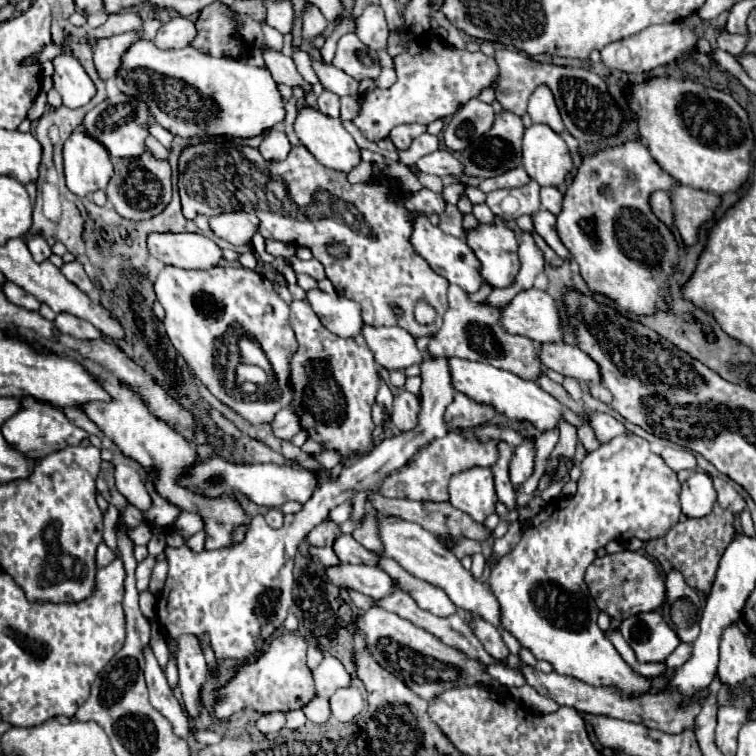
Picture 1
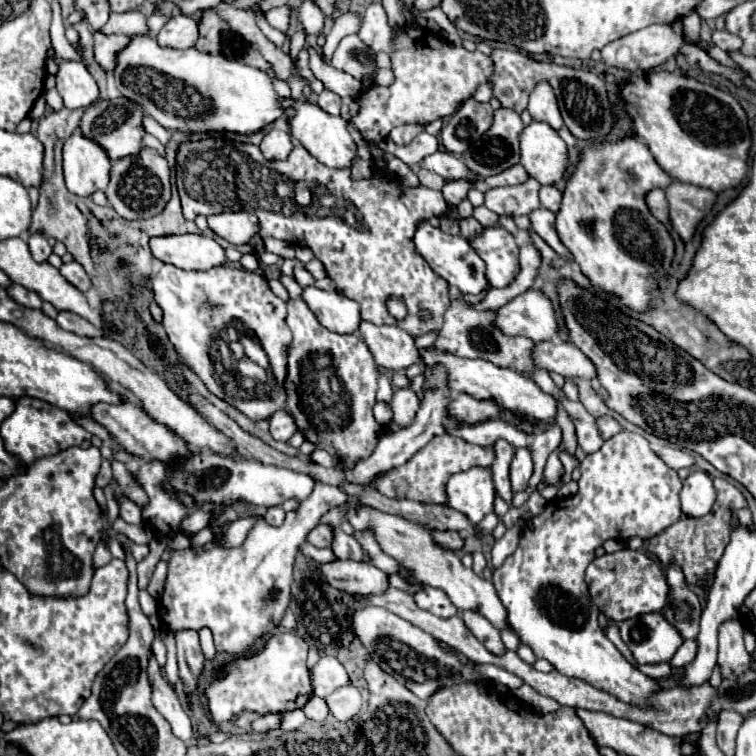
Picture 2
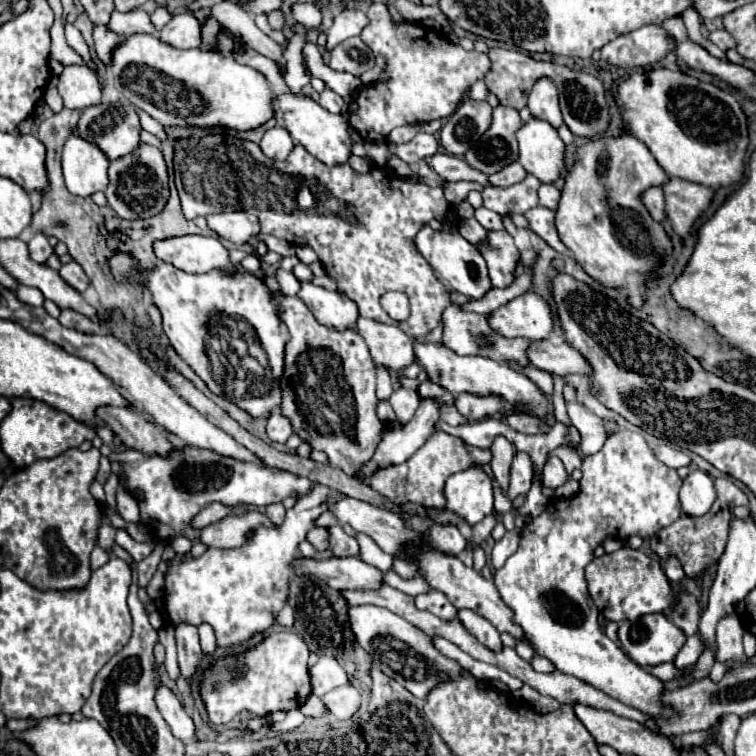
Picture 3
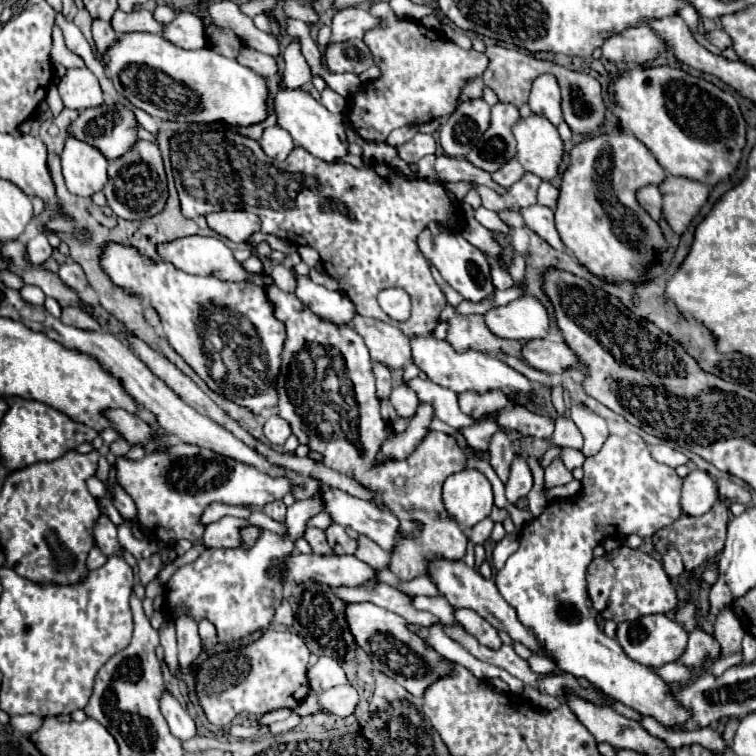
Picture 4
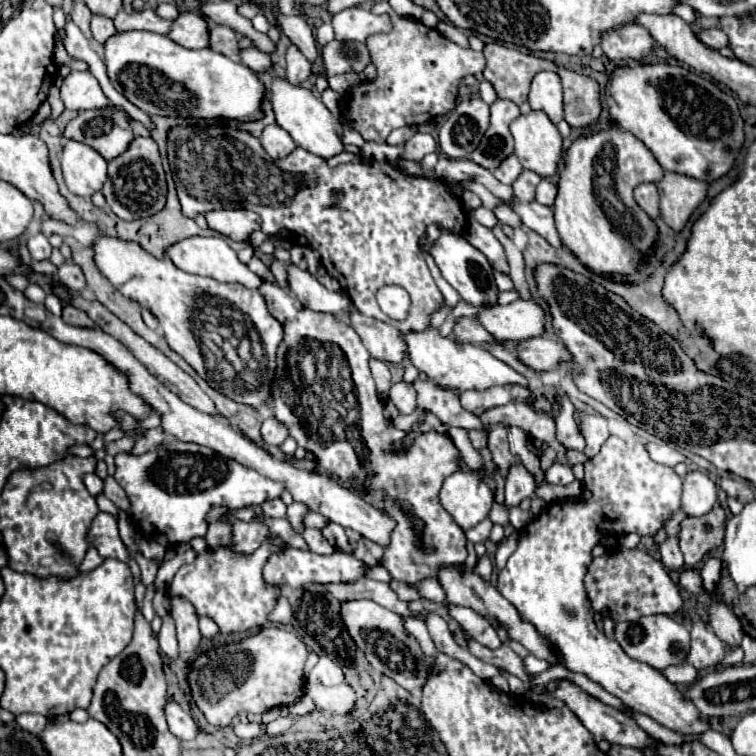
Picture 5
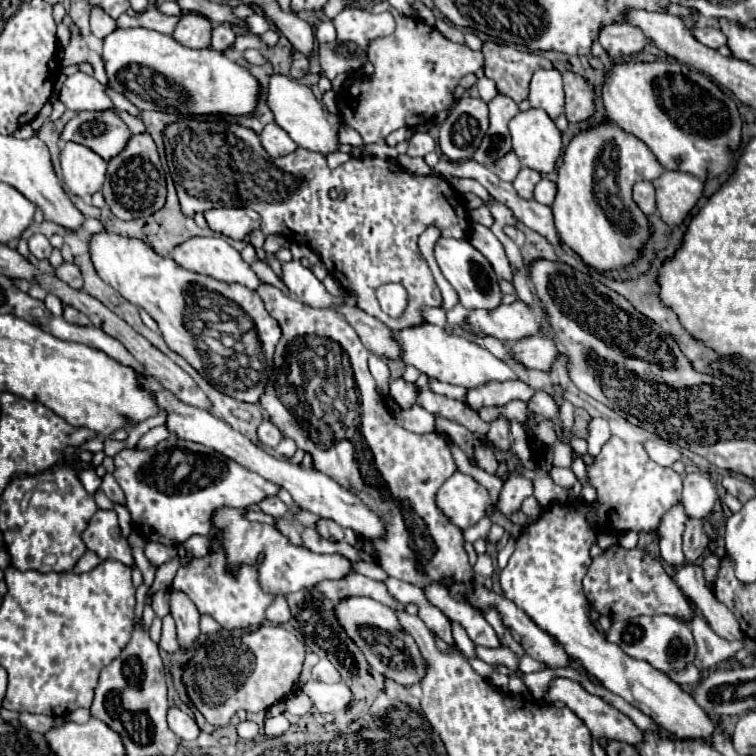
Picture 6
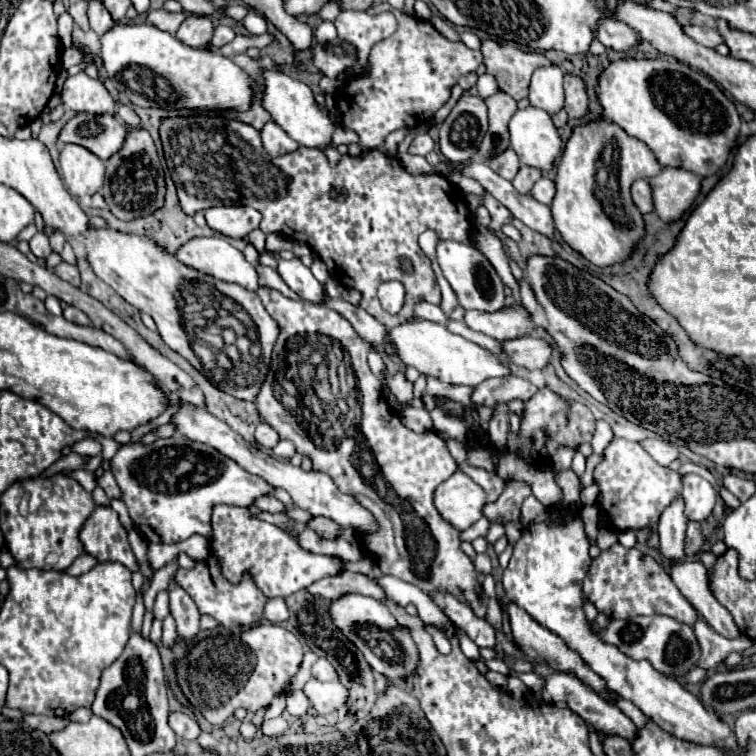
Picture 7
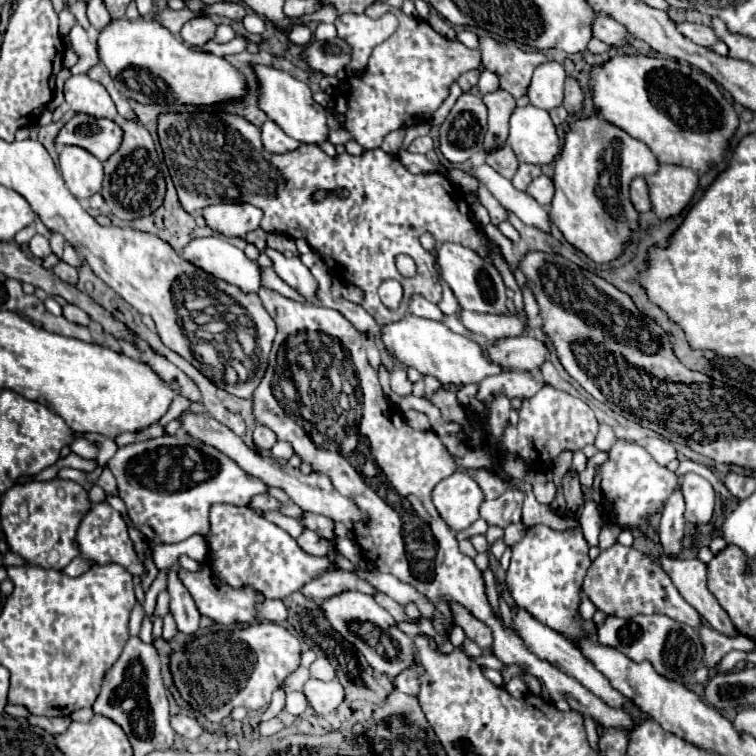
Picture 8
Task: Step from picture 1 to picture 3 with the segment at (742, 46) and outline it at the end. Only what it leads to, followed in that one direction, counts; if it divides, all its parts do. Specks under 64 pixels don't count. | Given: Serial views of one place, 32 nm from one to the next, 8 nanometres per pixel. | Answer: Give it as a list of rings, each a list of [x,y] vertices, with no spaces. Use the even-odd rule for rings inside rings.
[[[714,30],[714,32],[710,32],[710,40],[712,40],[720,50],[724,50],[724,52],[738,46],[738,40],[736,40],[734,36],[730,36],[726,30]]]

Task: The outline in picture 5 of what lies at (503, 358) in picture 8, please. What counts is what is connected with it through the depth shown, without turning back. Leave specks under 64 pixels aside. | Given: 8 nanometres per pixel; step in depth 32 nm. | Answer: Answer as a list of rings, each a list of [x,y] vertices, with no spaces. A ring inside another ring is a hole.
[[[546,336],[518,342],[518,358],[532,370],[556,370],[560,364],[570,362],[572,356],[564,344]]]

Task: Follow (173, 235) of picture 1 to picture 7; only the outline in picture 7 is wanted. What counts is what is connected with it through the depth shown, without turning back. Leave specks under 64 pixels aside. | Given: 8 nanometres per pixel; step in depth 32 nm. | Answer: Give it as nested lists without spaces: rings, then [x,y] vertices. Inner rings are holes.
[[[192,238],[176,250],[178,260],[188,268],[202,274],[214,276],[224,282],[234,282],[246,290],[258,290],[258,274],[250,262],[244,260],[242,252],[230,246],[224,238]]]

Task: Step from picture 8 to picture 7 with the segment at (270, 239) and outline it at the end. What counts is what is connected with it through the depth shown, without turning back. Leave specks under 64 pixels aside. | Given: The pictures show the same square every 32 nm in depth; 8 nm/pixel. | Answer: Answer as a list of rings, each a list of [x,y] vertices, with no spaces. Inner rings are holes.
[[[268,234],[266,236],[265,251],[279,253],[283,250],[292,251],[294,242],[280,236],[280,234]]]

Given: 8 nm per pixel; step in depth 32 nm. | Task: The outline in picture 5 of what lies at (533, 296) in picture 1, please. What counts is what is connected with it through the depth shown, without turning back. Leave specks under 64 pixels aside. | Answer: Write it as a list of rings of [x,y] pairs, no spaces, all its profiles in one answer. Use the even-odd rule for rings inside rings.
[[[518,298],[508,306],[494,306],[482,310],[478,314],[478,320],[494,338],[520,342],[544,334],[546,312],[532,298]]]

